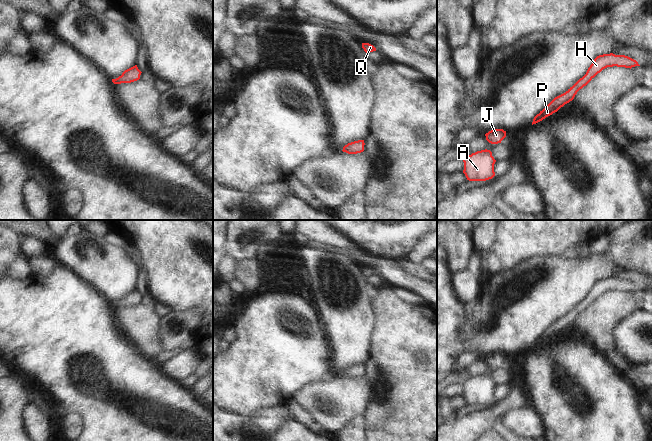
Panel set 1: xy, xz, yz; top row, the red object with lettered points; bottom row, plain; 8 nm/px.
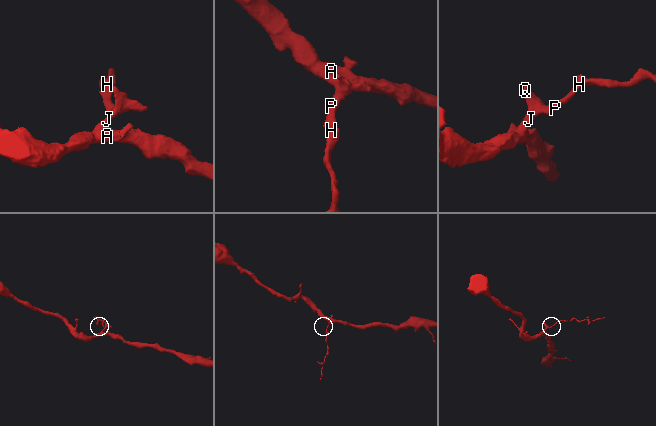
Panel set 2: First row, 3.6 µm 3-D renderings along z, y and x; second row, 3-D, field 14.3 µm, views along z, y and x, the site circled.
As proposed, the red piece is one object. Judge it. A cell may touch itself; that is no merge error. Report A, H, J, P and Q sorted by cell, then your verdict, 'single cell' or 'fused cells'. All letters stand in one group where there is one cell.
groups A H J P Q; single cell

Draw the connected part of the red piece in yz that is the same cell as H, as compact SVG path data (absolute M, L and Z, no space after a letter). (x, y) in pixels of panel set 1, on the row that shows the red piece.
M610 53L597 56L588 68L586 74L565 93L555 97L542 111L540 111L540 113L534 117L532 125L557 112L565 104L572 101L577 92L586 86L598 73L607 67L613 66L631 69L632 67L640 65L636 60L625 55Z

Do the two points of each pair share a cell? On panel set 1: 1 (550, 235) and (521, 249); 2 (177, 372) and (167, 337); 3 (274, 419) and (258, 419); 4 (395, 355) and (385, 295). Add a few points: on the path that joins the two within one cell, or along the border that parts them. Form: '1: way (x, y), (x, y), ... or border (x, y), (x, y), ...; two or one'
1: way (543, 235), (535, 235), (528, 242); one
2: border (192, 346), (180, 351); two
3: way (270, 419), (262, 419); one
4: way (395, 340), (395, 318), (390, 310); one

